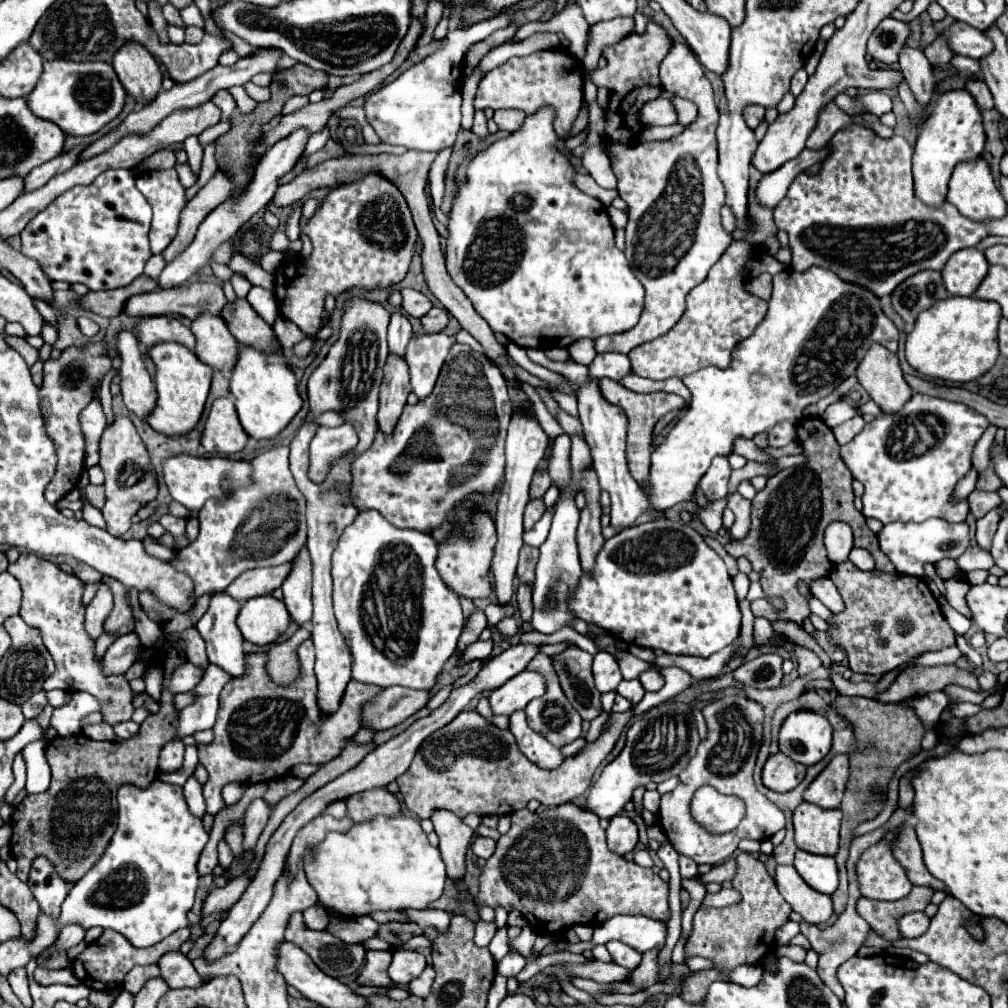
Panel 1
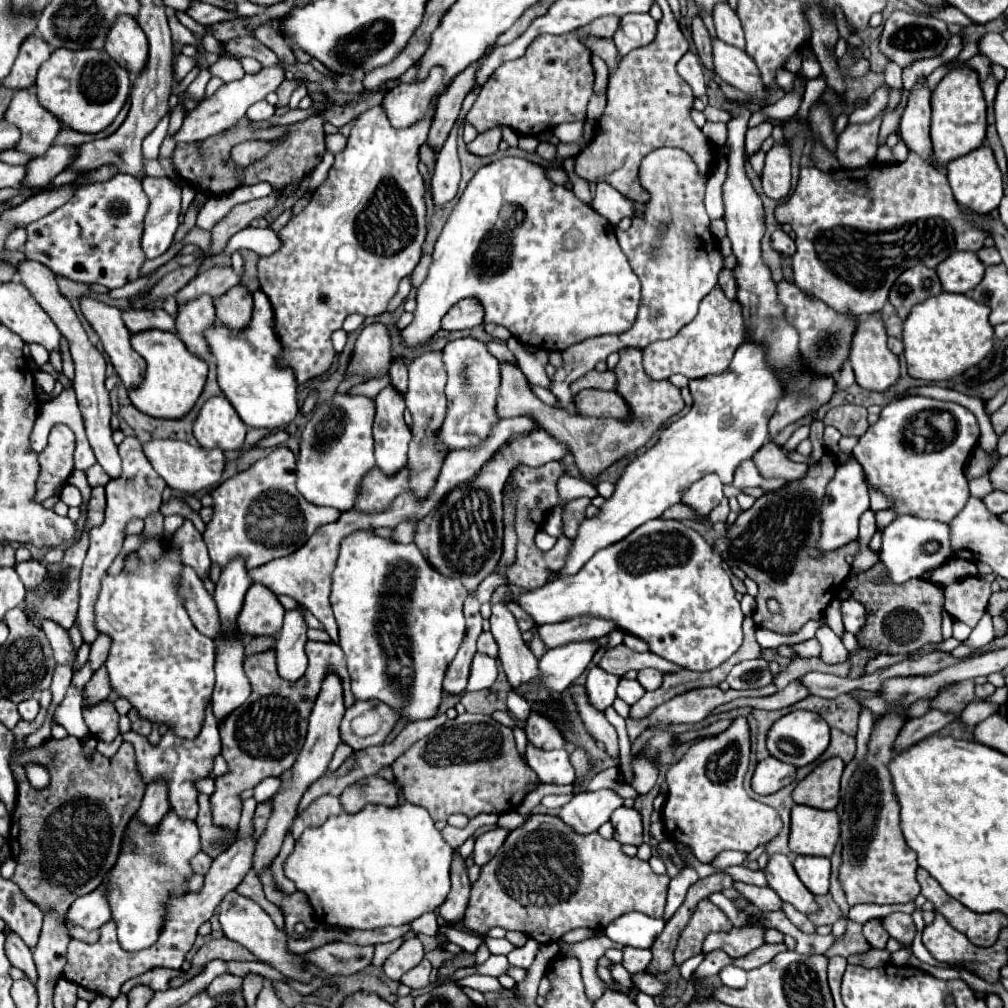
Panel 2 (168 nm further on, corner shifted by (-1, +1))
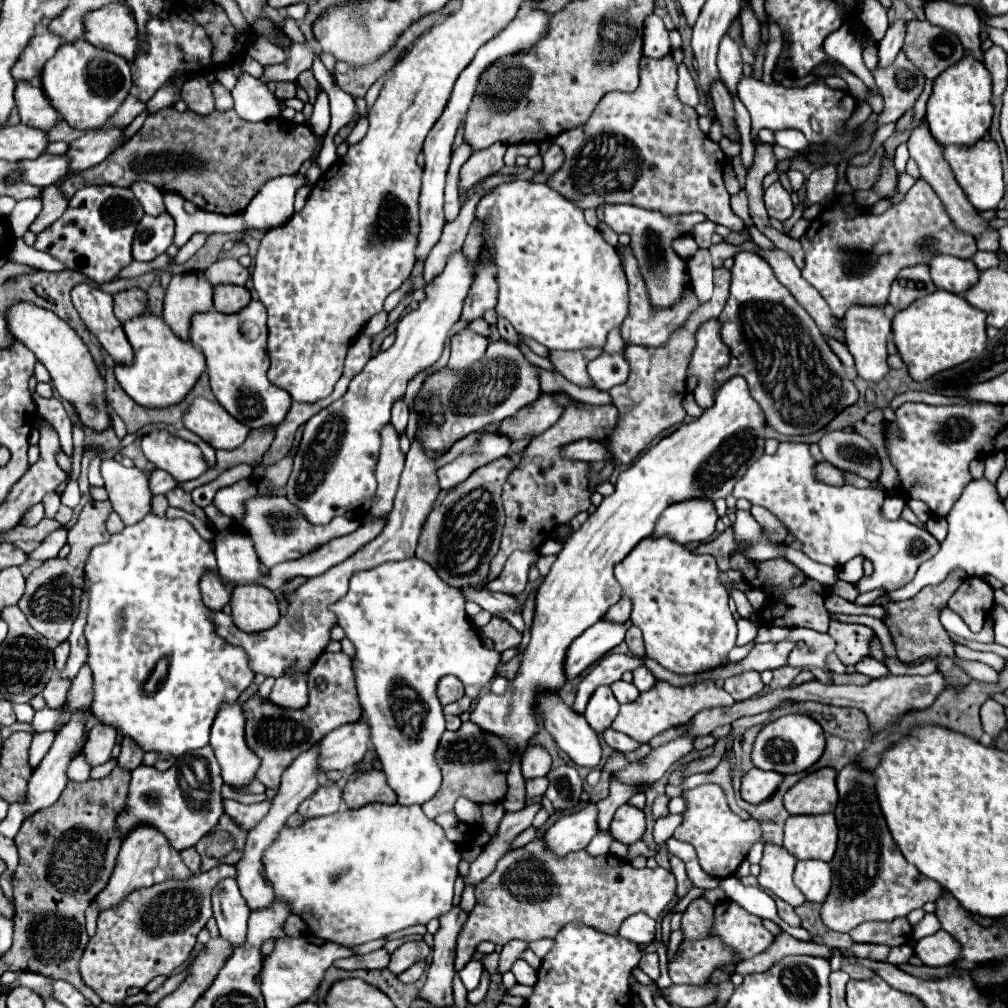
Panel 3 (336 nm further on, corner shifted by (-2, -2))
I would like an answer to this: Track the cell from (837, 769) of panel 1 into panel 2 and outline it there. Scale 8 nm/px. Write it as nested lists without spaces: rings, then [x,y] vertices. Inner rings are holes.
[[[840,757],[826,759],[794,789],[794,801],[818,809],[834,809],[840,801],[840,777],[844,761]]]

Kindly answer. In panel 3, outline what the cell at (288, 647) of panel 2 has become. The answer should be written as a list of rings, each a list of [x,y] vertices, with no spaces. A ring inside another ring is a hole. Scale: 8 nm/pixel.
[[[281,676],[275,680],[275,686],[269,694],[269,700],[281,708],[303,710],[309,696],[307,696],[307,680],[305,676]]]

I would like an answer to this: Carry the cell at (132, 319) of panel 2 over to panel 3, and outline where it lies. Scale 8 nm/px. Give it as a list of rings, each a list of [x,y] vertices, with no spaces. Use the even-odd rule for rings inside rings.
[[[127,288],[123,292],[117,292],[113,300],[115,300],[115,316],[121,322],[127,322],[129,318],[147,312],[147,304],[145,304],[147,296],[141,288]]]

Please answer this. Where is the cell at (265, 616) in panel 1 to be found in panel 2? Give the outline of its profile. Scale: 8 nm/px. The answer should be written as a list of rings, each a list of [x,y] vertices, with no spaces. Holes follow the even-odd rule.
[[[256,583],[248,589],[244,607],[238,615],[238,627],[250,637],[276,635],[282,629],[284,607],[278,597],[264,585]]]

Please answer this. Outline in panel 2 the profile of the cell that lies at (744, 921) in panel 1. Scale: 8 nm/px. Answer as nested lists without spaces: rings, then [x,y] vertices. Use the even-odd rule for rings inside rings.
[[[708,899],[700,901],[688,927],[682,931],[678,939],[678,947],[674,951],[674,965],[679,967],[687,959],[701,952],[702,943],[708,933],[728,929],[732,929],[732,923],[726,917],[726,913]]]

